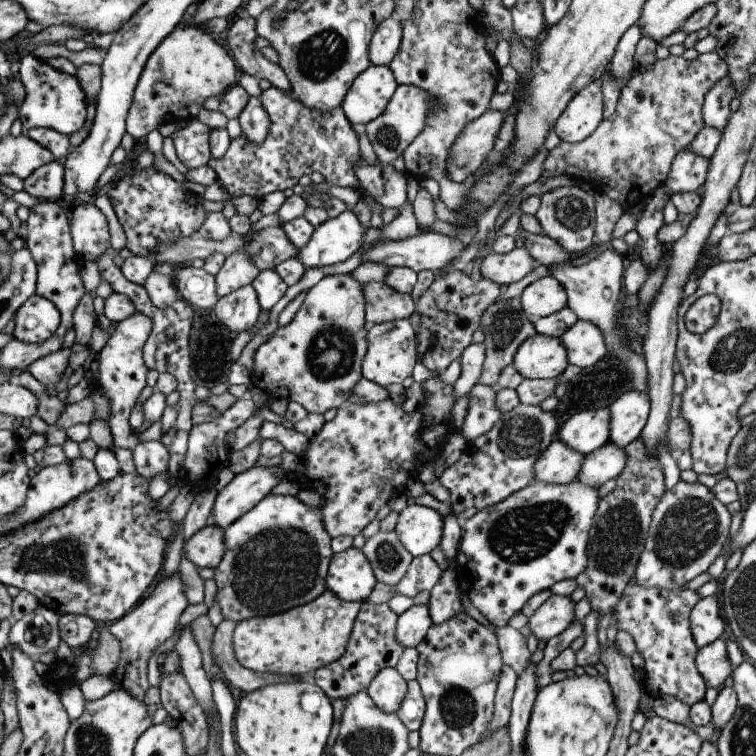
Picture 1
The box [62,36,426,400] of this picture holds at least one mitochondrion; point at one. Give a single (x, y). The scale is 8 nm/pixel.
(331, 354)

